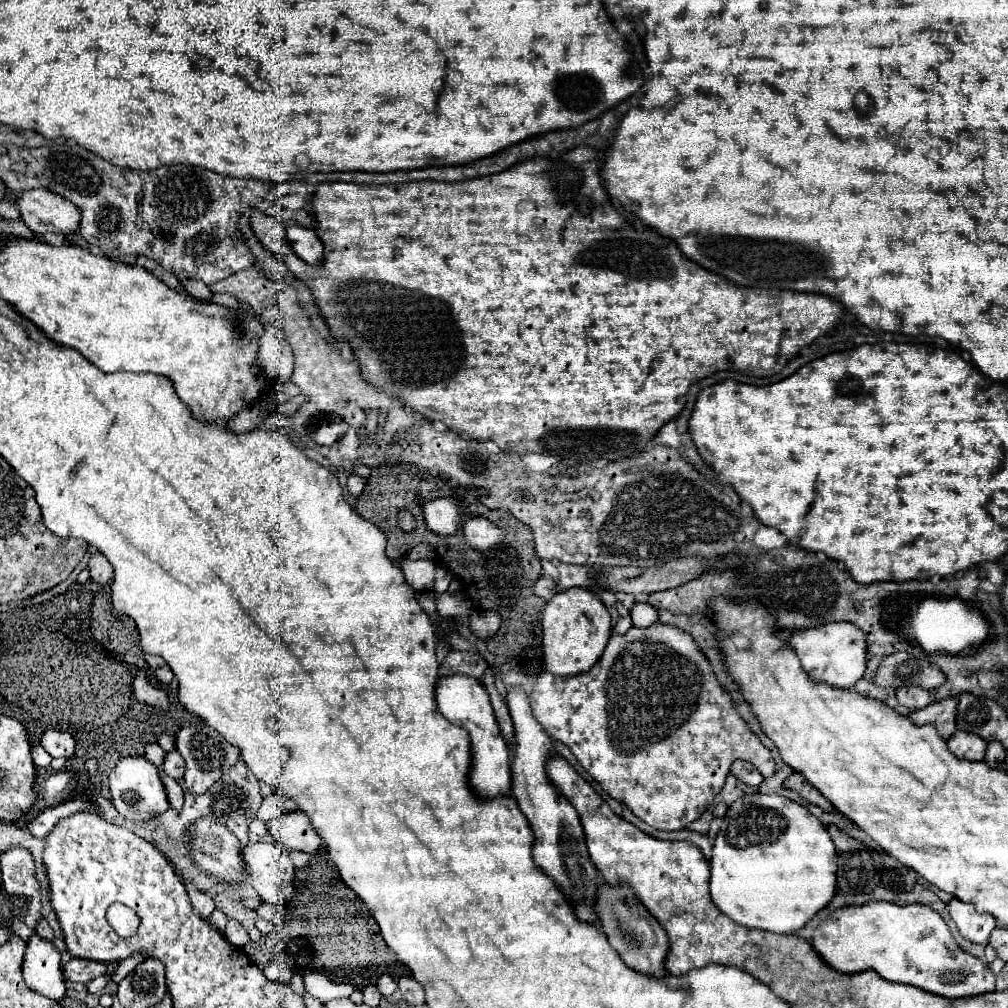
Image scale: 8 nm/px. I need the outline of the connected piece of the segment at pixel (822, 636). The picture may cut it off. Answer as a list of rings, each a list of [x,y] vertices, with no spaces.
[[[829,622],[819,628],[807,628],[793,632],[787,642],[801,660],[807,676],[819,684],[835,688],[851,688],[865,672],[867,644],[863,632],[849,622]]]

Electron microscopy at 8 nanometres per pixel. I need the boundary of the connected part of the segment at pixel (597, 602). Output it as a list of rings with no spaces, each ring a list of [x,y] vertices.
[[[589,588],[557,592],[541,612],[543,624],[543,668],[555,676],[587,672],[603,654],[611,636],[611,616],[601,598]]]

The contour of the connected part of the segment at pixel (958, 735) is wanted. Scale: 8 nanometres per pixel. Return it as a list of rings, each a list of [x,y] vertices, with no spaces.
[[[957,730],[957,732],[947,740],[947,746],[949,746],[949,750],[951,750],[957,758],[975,762],[975,760],[983,760],[987,742],[985,742],[983,738],[979,738],[977,734]]]

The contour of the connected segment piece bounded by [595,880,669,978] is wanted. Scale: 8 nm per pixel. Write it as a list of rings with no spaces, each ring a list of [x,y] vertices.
[[[603,880],[599,882],[599,898],[597,898],[597,906],[595,906],[597,918],[607,934],[609,944],[619,952],[621,960],[633,968],[635,972],[653,976],[653,978],[665,978],[665,954],[667,954],[667,934],[665,930],[657,924],[657,920],[645,910],[643,904],[639,904],[631,892],[629,886],[619,886],[619,888],[611,888],[607,886]]]

